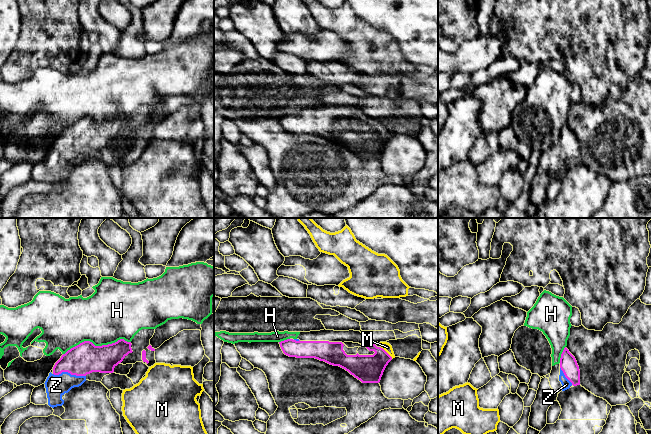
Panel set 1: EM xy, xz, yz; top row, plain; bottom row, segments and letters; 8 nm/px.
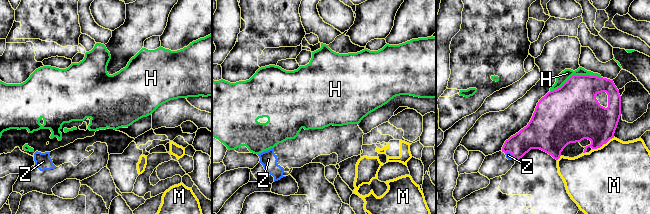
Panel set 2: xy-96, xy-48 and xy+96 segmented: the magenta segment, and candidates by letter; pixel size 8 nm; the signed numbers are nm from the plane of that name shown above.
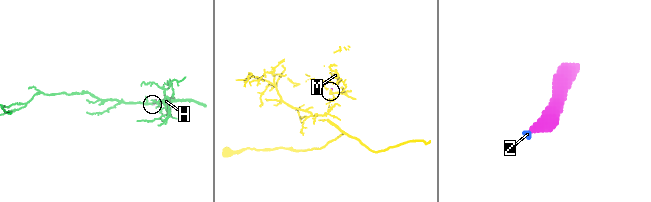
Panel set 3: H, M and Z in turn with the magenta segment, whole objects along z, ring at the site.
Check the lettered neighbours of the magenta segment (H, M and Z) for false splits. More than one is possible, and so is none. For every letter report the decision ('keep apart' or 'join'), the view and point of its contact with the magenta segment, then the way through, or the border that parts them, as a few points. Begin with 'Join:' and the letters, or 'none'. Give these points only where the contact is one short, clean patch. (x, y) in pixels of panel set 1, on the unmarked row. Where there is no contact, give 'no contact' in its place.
Join: Z
H: keep apart; meets magenta in xy at (96, 122)
M: keep apart; meets magenta in xz at (386, 128); border along xz (380, 122), (392, 134)
Z: join; meets magenta in xy at (69, 148); runs through xy (85, 134), (69, 148), (56, 161)

